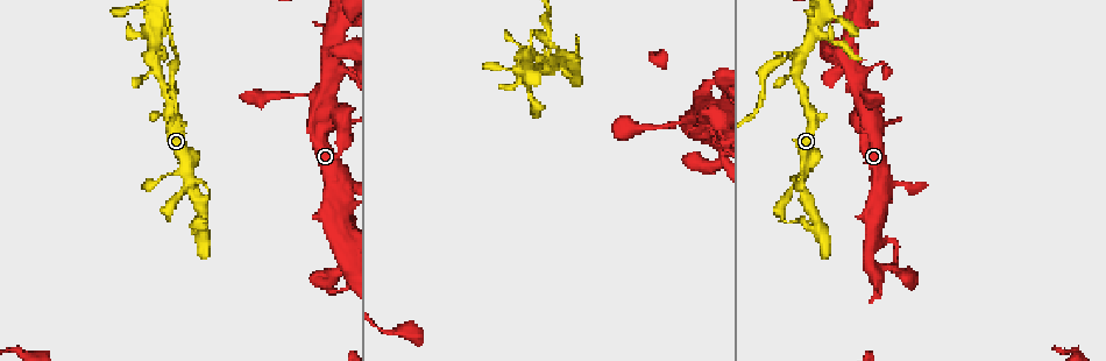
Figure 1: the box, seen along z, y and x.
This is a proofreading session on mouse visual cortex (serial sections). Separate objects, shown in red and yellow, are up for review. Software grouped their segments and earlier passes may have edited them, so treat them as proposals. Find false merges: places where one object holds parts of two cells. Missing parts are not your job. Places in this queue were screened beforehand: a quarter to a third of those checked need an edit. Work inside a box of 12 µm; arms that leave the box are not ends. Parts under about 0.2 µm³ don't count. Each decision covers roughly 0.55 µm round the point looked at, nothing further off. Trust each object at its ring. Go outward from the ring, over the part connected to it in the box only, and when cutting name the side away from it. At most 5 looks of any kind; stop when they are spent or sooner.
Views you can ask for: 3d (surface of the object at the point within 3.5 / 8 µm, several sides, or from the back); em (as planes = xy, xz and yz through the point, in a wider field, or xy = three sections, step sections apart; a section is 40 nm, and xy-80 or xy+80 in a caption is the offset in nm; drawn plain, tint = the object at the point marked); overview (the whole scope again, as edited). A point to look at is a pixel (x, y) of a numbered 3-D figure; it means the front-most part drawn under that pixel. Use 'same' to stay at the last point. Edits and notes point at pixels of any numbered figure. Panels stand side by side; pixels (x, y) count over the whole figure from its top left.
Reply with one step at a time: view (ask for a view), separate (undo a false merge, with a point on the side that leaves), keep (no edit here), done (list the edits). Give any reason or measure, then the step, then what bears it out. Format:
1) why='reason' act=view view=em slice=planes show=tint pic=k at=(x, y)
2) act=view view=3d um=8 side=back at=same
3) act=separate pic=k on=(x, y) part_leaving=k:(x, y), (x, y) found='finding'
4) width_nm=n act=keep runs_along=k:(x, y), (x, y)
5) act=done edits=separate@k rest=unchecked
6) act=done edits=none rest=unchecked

why='sudden change in width' act=view view=3d um=3.5 pic=1 at=(539, 65)

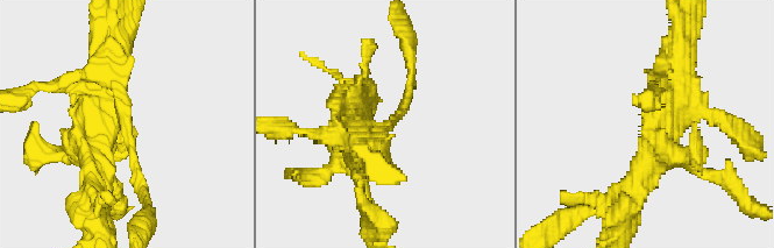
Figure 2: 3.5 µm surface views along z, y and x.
arm_widths_nm=100,400 act=view view=em slice=xy step=2 show=tint pic=2 at=(119, 105)

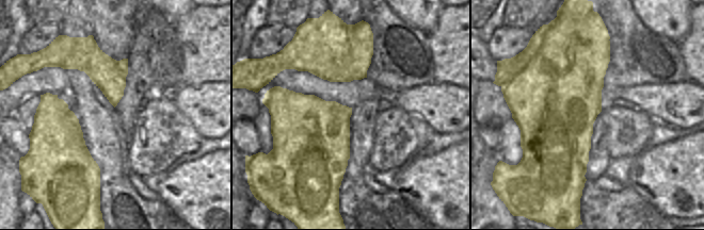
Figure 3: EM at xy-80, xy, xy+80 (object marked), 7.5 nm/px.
act=separate pic=2 on=(30, 87) part_leaving=2:(104, 87), (118, 80), (135, 160) found='two cells meet here'

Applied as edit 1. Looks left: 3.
why='see it whole again' act=view view=overview

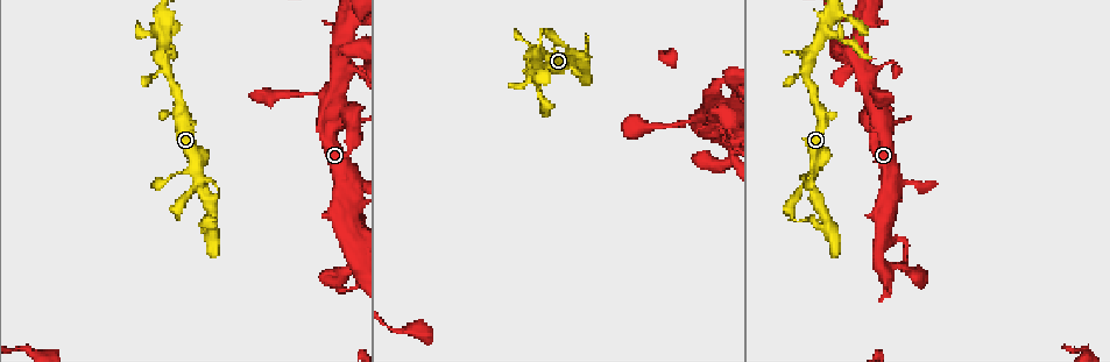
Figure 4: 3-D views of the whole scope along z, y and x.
why='small branch off a trunk' act=view view=3d um=3.5 pic=4 at=(344, 70)

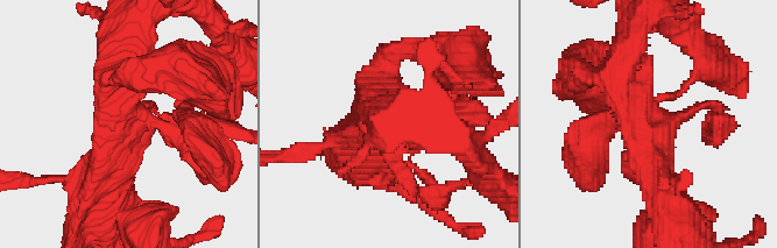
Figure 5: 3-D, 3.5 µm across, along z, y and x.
arms=4 arm_widths_nm=150,150,400,450 act=view view=em slice=xy step=2 show=tint pic=5 at=(129, 120)

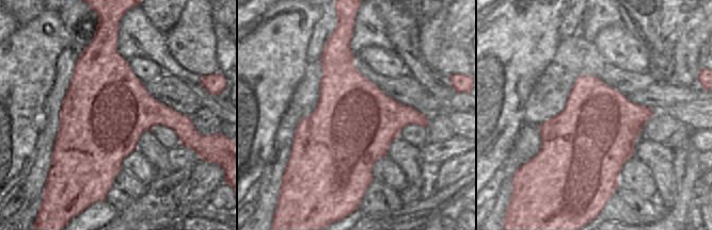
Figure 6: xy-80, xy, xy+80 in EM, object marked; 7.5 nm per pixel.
act=keep runs_along=5:(673, 198), (622, 62) found='one cell here'

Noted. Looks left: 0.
act=done edits=separate@2 rest=unchecked

